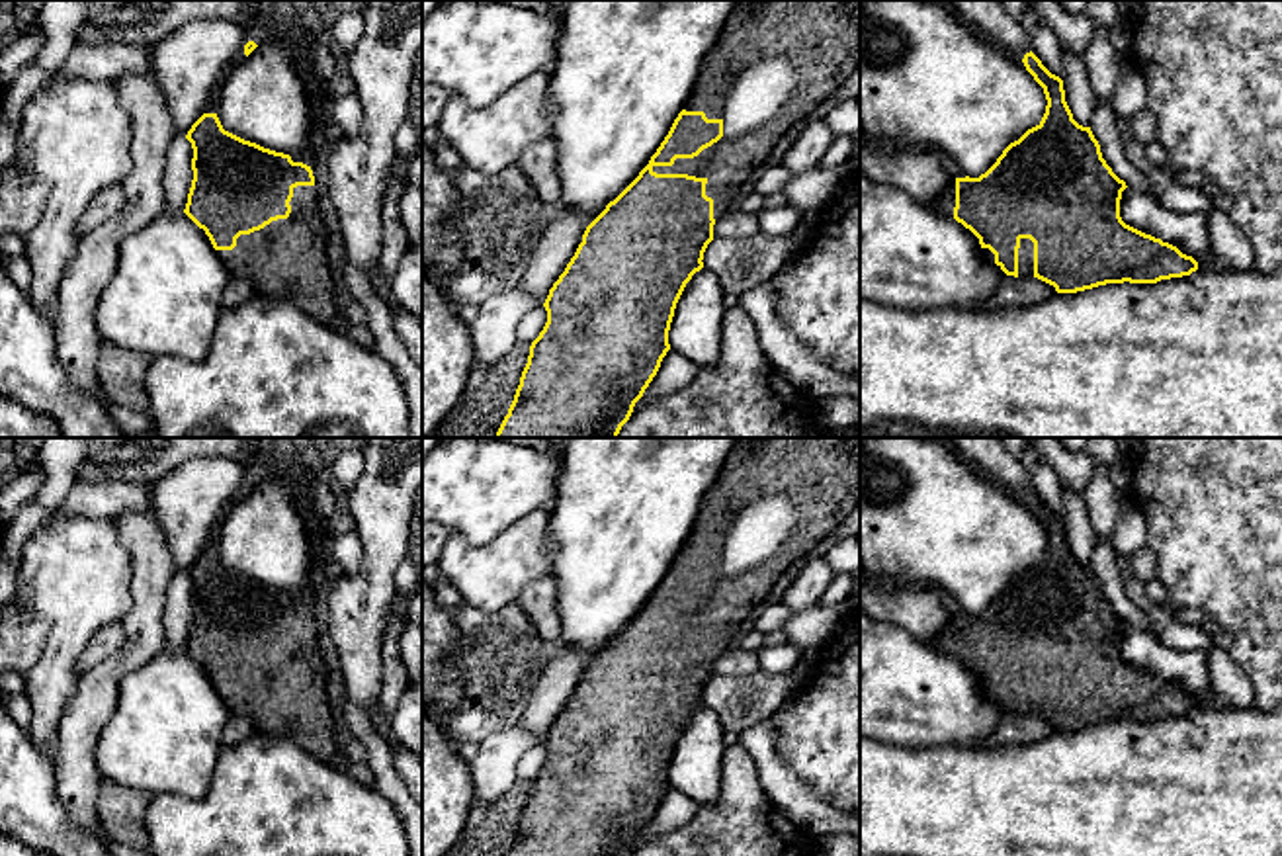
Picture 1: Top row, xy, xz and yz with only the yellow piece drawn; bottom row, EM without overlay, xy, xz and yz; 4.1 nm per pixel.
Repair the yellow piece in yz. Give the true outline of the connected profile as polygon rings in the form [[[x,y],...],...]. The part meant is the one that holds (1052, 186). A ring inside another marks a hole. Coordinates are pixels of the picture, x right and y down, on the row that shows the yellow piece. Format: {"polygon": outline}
{"polygon": [[[1032,51],[1022,63],[1044,88],[1046,113],[1036,127],[1010,143],[985,174],[956,178],[954,219],[979,238],[981,248],[995,254],[995,264],[1006,276],[1018,278],[1020,240],[1030,238],[1034,278],[1053,285],[1057,293],[1124,281],[1157,283],[1196,272],[1198,262],[1192,256],[1122,221],[1120,199],[1128,186],[1102,158],[1090,127],[1073,119],[1063,80],[1051,74]]]}

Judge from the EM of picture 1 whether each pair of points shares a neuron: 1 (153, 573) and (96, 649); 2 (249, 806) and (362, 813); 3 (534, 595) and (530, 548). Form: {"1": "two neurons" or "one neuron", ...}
{"1": "two neurons", "2": "one neuron", "3": "two neurons"}

